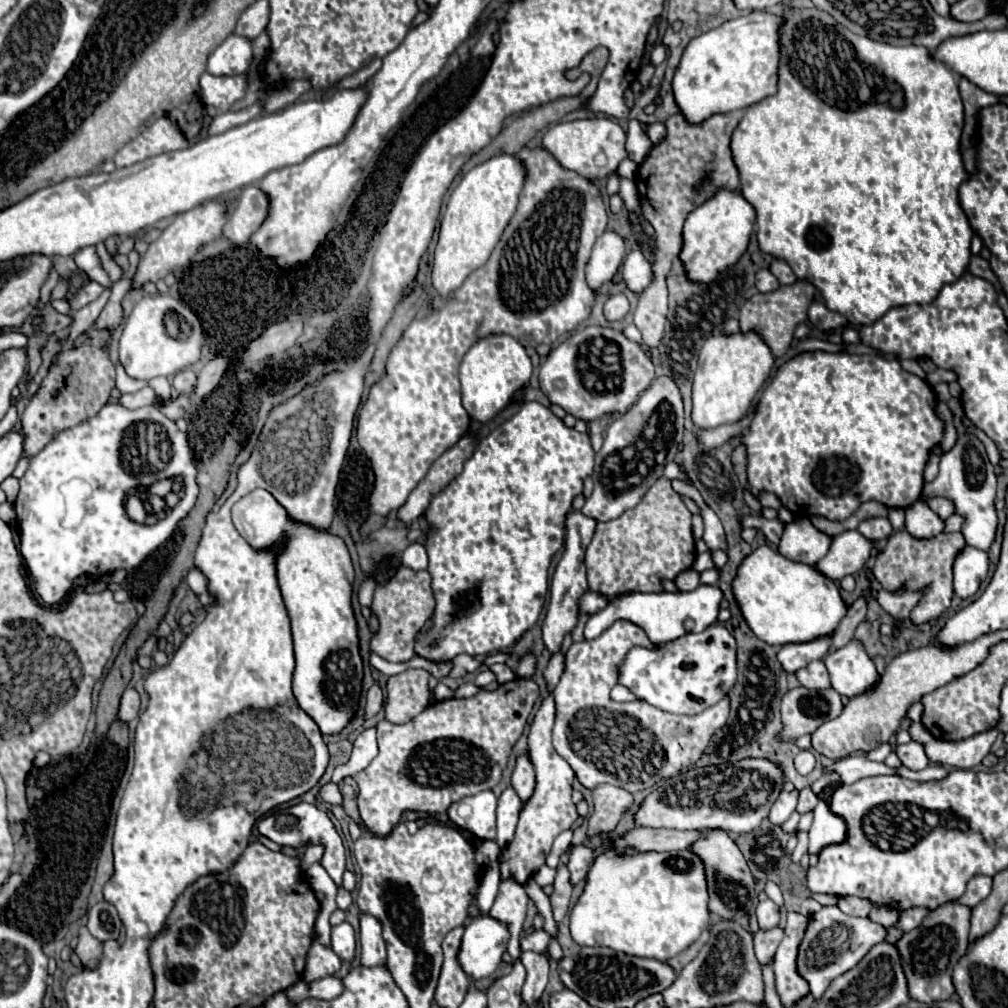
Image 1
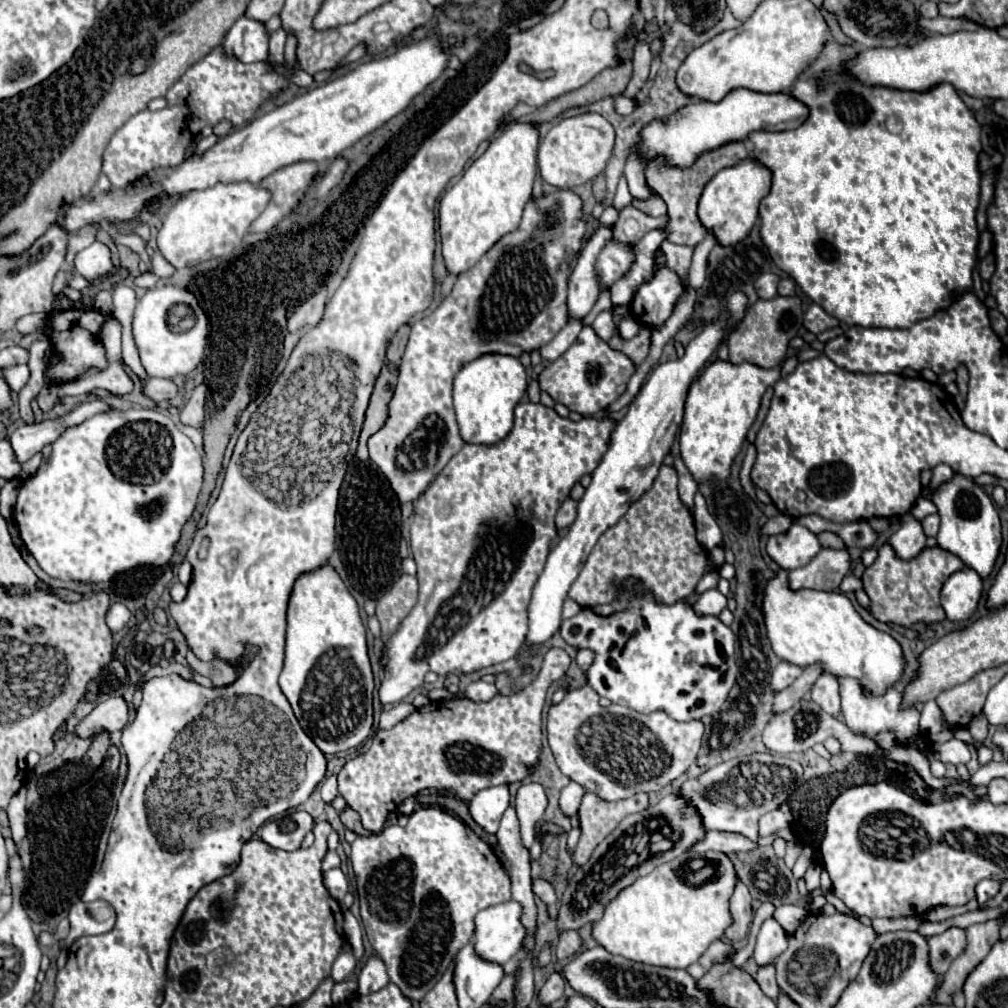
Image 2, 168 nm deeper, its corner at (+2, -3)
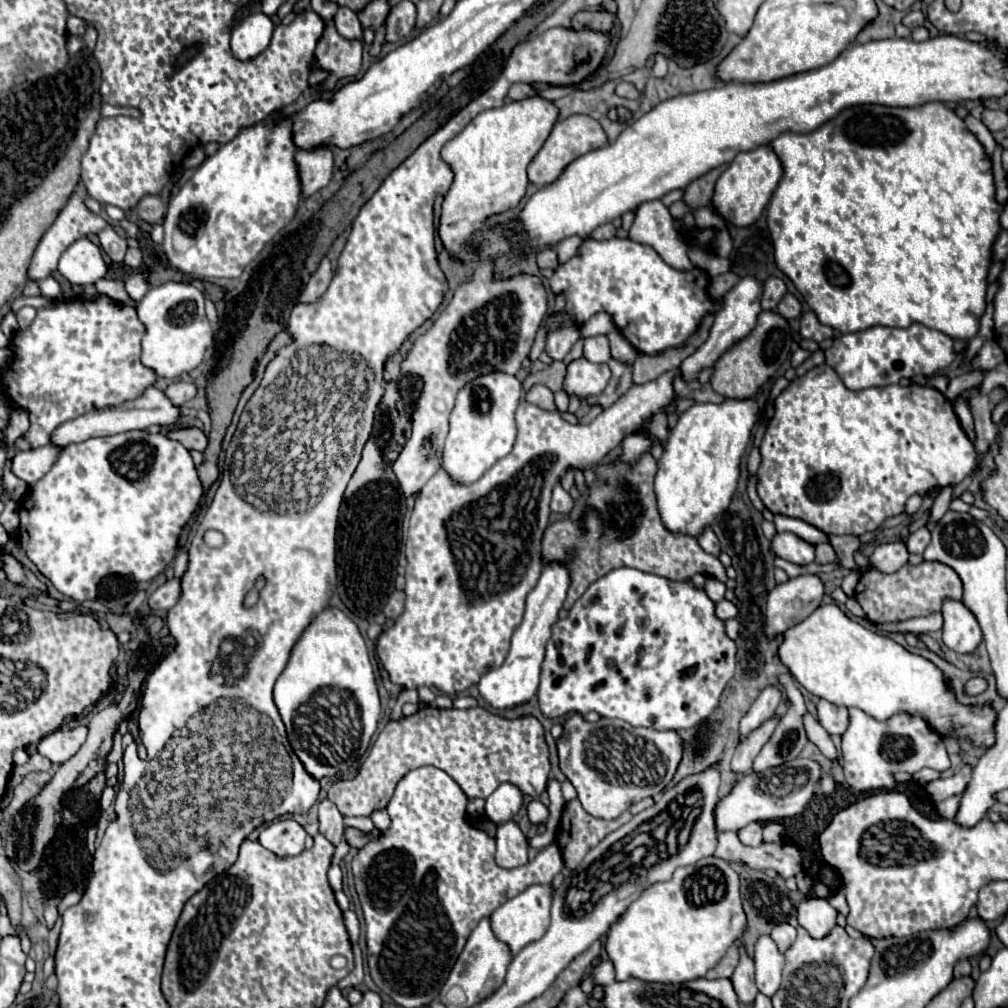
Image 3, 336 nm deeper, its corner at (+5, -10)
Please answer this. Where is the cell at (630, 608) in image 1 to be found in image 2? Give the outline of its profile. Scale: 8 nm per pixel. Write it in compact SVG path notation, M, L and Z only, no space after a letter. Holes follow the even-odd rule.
M718 589L704 591L704 593L696 599L696 603L692 605L692 609L696 609L696 613L714 615L714 617L718 617L724 607L726 607L726 597L724 597Z

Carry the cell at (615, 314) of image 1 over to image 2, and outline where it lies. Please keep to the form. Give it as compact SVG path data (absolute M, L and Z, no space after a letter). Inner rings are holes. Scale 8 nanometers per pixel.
M614 307L602 311L602 313L594 319L592 327L594 327L594 331L596 331L596 335L598 335L600 339L608 341L608 339L614 335L614 331L616 331L616 323L614 323Z

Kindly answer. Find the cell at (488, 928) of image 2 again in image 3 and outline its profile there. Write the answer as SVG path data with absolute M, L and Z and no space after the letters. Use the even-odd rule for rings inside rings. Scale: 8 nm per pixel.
M533 884L533 886L525 888L525 892L507 900L503 906L499 906L491 914L493 932L497 934L499 940L509 944L513 954L517 954L521 948L525 948L525 944L529 944L533 940L539 940L545 934L545 928L549 928L551 896L553 896L553 886L551 884Z

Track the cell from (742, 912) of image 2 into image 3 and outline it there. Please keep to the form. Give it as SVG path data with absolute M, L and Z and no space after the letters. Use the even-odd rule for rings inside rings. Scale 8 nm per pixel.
M741 946L741 960L739 966L735 968L735 974L731 976L731 984L743 1004L753 1004L757 996L757 986L755 986L755 968L753 960L747 956L745 948Z

